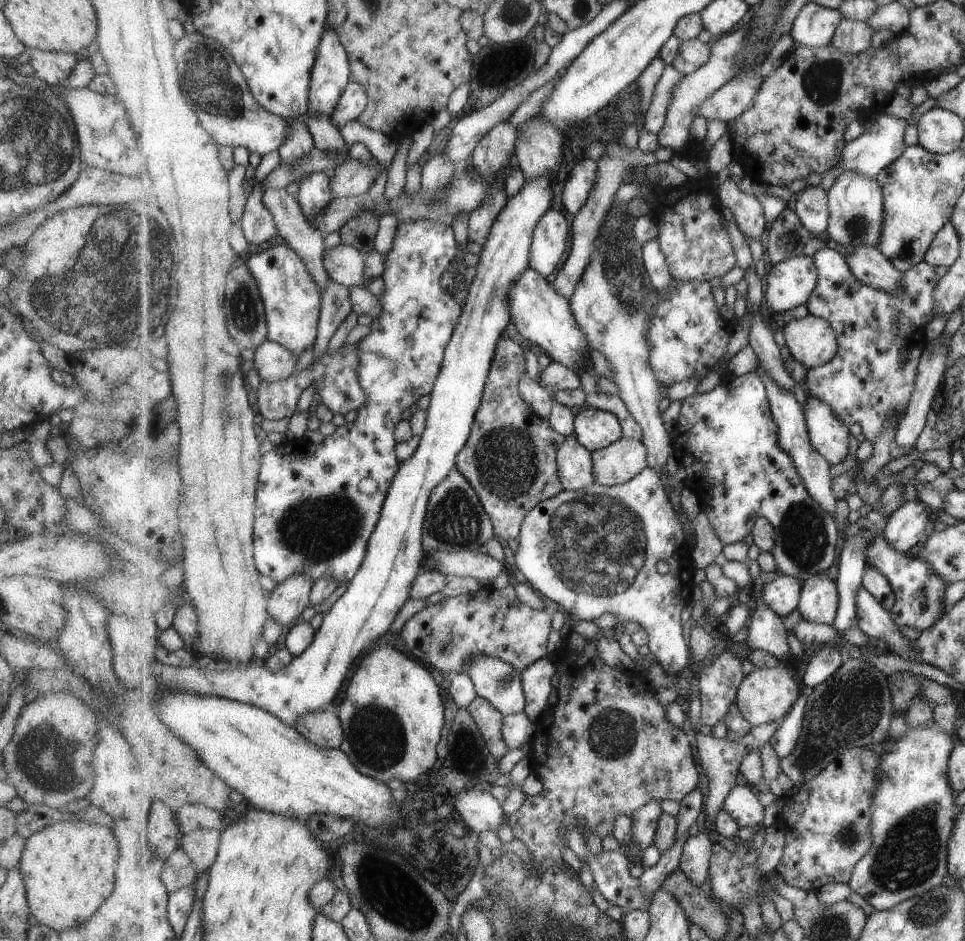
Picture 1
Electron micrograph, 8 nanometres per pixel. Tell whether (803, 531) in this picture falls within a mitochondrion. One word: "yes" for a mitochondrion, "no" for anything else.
yes

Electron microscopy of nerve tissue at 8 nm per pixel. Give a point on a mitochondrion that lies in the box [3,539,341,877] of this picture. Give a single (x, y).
(47, 756)

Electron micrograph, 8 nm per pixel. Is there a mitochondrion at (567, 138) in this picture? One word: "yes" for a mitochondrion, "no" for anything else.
no

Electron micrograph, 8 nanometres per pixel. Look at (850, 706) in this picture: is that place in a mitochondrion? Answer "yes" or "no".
yes

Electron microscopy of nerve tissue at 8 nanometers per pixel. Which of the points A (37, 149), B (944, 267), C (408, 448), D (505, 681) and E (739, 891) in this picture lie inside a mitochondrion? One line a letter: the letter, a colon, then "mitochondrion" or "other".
A: mitochondrion
B: other
C: other
D: mitochondrion
E: other

